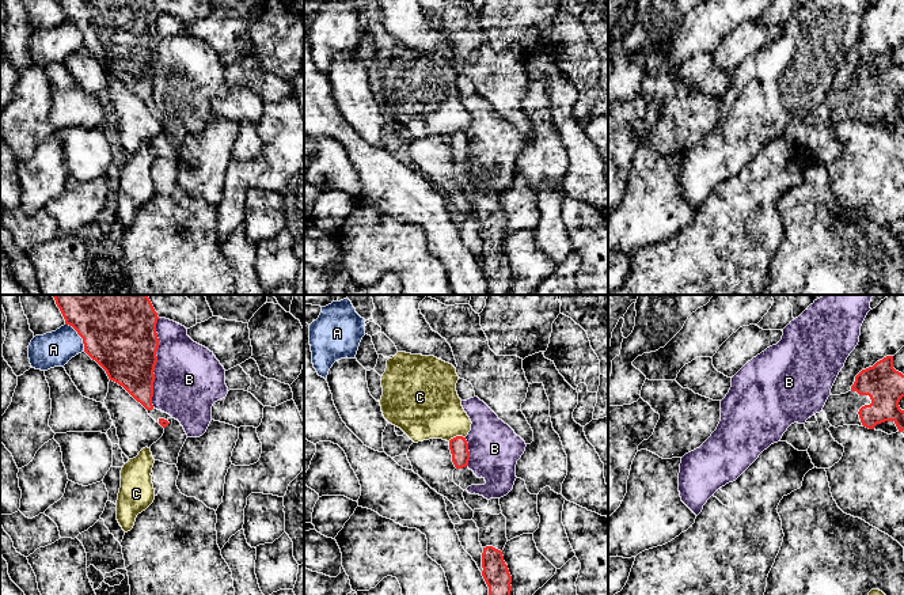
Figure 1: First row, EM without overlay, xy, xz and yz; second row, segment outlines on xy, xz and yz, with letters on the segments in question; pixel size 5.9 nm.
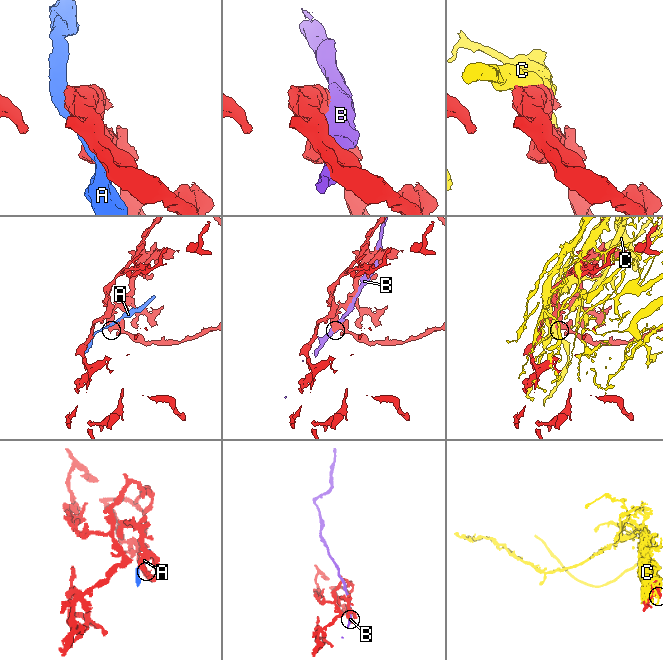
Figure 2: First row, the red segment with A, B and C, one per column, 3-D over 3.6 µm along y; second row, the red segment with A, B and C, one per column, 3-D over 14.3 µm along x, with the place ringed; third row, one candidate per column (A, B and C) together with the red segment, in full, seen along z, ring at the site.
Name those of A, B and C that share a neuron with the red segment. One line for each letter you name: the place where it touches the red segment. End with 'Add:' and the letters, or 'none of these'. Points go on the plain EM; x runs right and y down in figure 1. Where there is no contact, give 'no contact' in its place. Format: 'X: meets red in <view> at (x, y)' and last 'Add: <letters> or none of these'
Add: none of these

